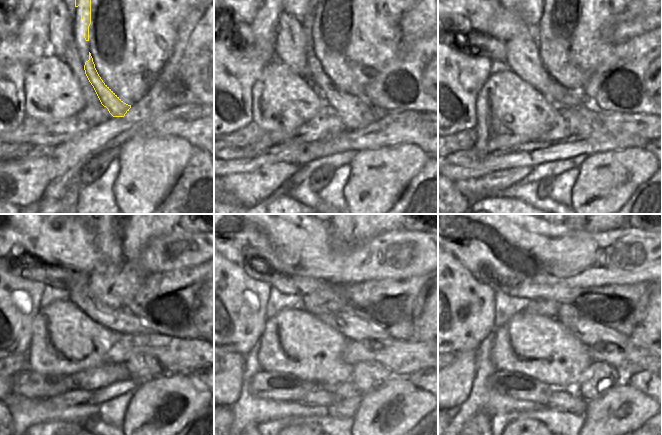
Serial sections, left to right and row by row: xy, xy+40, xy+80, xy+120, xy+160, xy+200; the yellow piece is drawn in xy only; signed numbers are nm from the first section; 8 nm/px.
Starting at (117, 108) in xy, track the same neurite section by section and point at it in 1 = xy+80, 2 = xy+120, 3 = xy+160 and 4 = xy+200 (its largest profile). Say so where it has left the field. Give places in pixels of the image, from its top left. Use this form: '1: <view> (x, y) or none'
1: xy+80 (570, 118)
2: xy+120 (141, 369)
3: xy+160 (368, 376)
4: xy+200 (600, 377)

